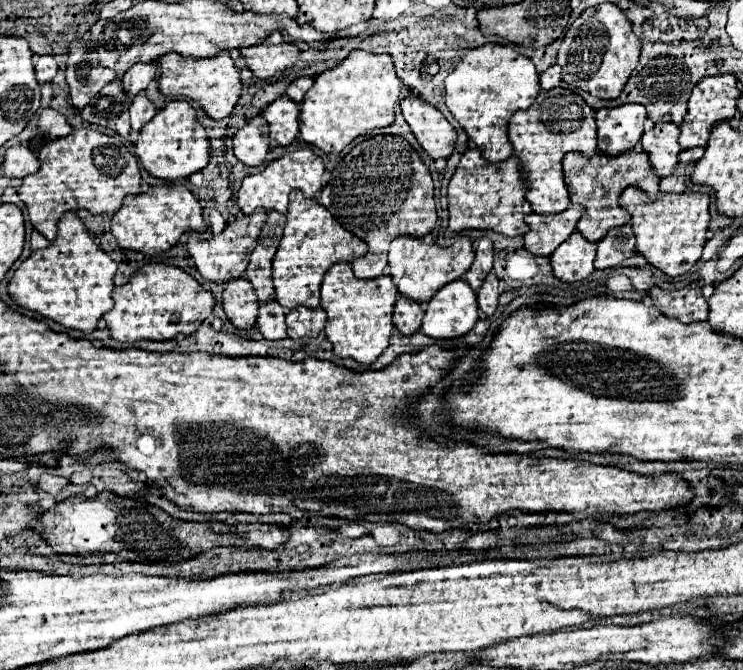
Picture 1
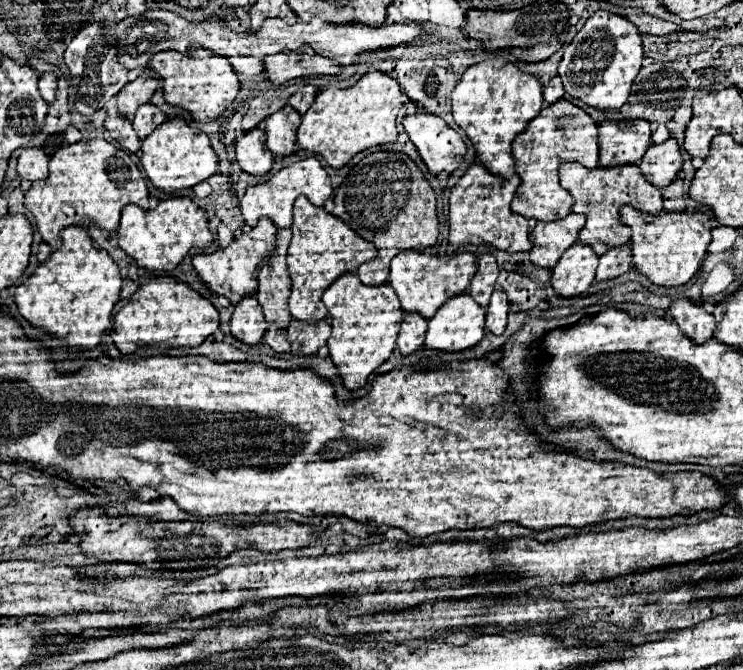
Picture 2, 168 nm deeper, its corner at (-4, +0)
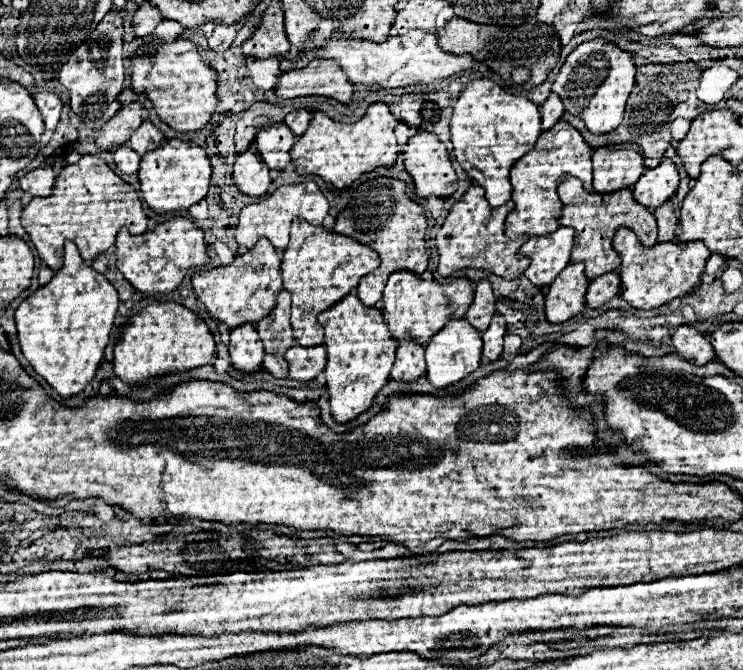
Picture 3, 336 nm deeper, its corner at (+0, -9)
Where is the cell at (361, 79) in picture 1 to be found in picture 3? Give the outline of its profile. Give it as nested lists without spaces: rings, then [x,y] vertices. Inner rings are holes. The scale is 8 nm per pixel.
[[[384,102],[372,104],[366,116],[356,124],[340,124],[330,120],[324,112],[314,112],[308,130],[294,142],[294,148],[290,152],[294,168],[302,176],[320,176],[336,190],[344,190],[362,174],[372,172],[380,166],[390,168],[396,164],[400,152],[394,134],[396,126],[398,122]]]

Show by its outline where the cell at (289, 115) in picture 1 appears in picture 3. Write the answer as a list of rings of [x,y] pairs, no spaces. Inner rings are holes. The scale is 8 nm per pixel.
[[[286,124],[266,126],[256,136],[256,150],[270,170],[284,170],[290,162],[290,148],[294,146],[294,134]]]

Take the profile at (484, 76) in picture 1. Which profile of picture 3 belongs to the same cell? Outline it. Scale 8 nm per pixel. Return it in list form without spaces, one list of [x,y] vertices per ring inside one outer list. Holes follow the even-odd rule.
[[[472,80],[460,94],[450,124],[454,156],[462,170],[486,192],[486,200],[492,206],[502,206],[510,200],[510,168],[520,160],[538,140],[540,112],[534,102],[524,96],[508,94],[494,80]]]

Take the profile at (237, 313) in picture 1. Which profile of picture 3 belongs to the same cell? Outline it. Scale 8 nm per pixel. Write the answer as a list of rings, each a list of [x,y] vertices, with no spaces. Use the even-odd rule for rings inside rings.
[[[252,324],[240,326],[230,332],[230,360],[236,370],[242,374],[252,374],[262,368],[264,360],[264,348],[256,334],[256,328]]]

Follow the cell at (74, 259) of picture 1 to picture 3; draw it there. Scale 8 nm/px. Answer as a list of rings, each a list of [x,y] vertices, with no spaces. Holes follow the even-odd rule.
[[[66,242],[64,252],[64,266],[54,274],[54,278],[38,288],[32,296],[28,296],[16,310],[16,328],[18,328],[18,340],[22,354],[30,362],[30,366],[62,396],[70,398],[80,394],[86,384],[92,382],[100,360],[104,358],[104,348],[110,340],[110,330],[116,320],[118,312],[118,292],[116,288],[96,270],[92,270],[90,264],[86,264],[76,248],[74,242]]]

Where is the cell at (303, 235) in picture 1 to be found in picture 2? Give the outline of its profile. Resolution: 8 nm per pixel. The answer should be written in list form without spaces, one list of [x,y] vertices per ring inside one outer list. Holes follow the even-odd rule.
[[[304,195],[294,201],[294,223],[292,241],[288,247],[286,263],[292,279],[292,295],[288,299],[288,309],[292,317],[302,321],[320,321],[326,317],[326,307],[322,305],[324,289],[342,273],[354,273],[358,265],[374,259],[378,255],[376,247],[360,235],[356,235],[344,221],[324,211],[324,207],[312,205]]]

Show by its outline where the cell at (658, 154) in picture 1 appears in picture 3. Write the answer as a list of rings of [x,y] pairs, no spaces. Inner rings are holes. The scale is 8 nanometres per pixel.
[[[662,158],[660,166],[646,170],[640,176],[632,192],[636,202],[646,206],[648,210],[656,210],[658,206],[662,206],[666,200],[674,196],[674,192],[678,190],[678,184],[680,184],[680,178],[674,162],[670,158]]]

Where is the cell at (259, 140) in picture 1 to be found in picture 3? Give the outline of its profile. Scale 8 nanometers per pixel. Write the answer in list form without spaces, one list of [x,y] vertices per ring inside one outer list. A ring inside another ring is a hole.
[[[248,150],[236,156],[234,162],[234,184],[238,190],[252,198],[262,198],[268,192],[270,176],[268,166],[256,150]]]

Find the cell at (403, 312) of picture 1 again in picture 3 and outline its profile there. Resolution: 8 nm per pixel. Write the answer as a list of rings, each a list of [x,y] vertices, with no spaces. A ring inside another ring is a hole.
[[[400,342],[396,350],[396,362],[392,368],[390,378],[398,382],[414,382],[426,372],[426,362],[424,362],[424,348],[416,342]]]

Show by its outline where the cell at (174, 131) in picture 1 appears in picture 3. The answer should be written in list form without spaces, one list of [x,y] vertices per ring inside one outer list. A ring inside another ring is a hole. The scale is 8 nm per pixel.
[[[166,140],[160,148],[142,156],[138,178],[142,198],[148,208],[158,214],[184,212],[192,204],[198,204],[202,198],[206,198],[210,188],[210,160],[206,152],[194,142]]]

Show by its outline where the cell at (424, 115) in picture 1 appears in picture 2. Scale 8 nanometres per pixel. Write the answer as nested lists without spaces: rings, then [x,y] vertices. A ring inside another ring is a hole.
[[[414,113],[406,115],[402,125],[432,175],[438,175],[440,171],[452,173],[460,167],[466,145],[444,119],[430,113]]]

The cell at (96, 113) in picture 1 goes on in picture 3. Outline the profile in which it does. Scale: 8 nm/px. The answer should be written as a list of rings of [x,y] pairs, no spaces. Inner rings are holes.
[[[120,146],[114,152],[114,164],[124,174],[136,174],[138,172],[138,164],[140,164],[140,156],[136,152],[132,152],[130,146]]]

